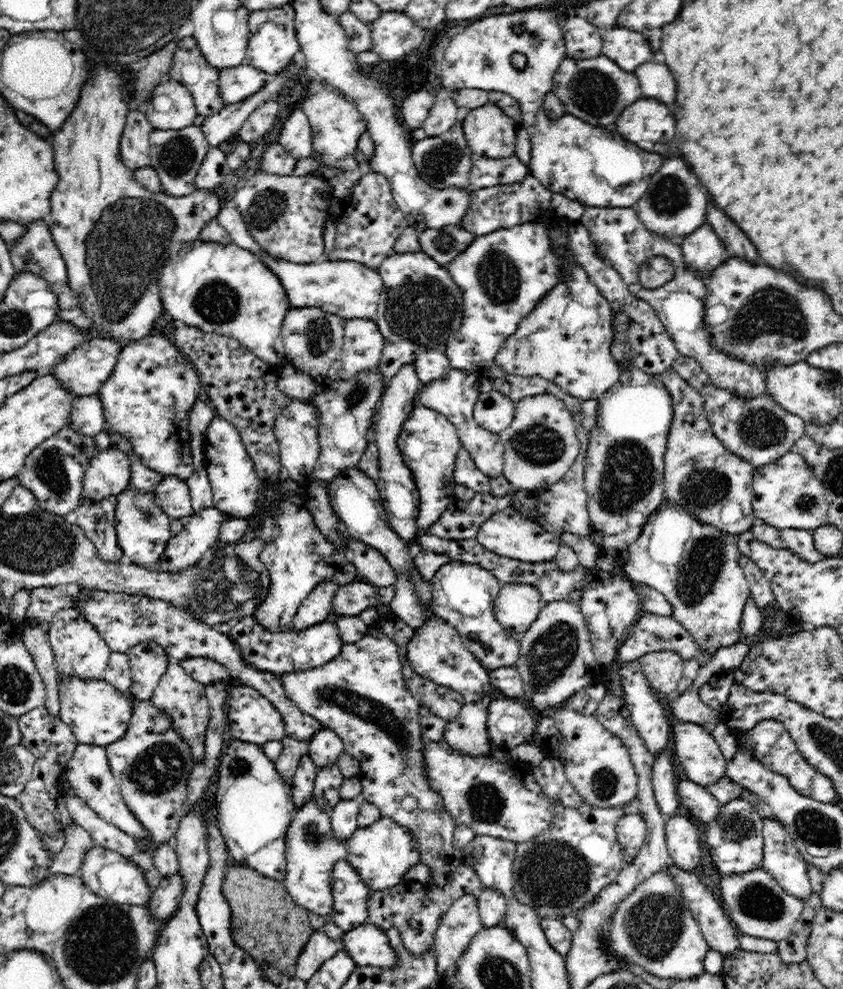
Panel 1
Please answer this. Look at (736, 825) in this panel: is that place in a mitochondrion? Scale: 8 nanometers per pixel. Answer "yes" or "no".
yes

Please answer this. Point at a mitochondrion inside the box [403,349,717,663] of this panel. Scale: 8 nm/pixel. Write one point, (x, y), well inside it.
(627, 477)

